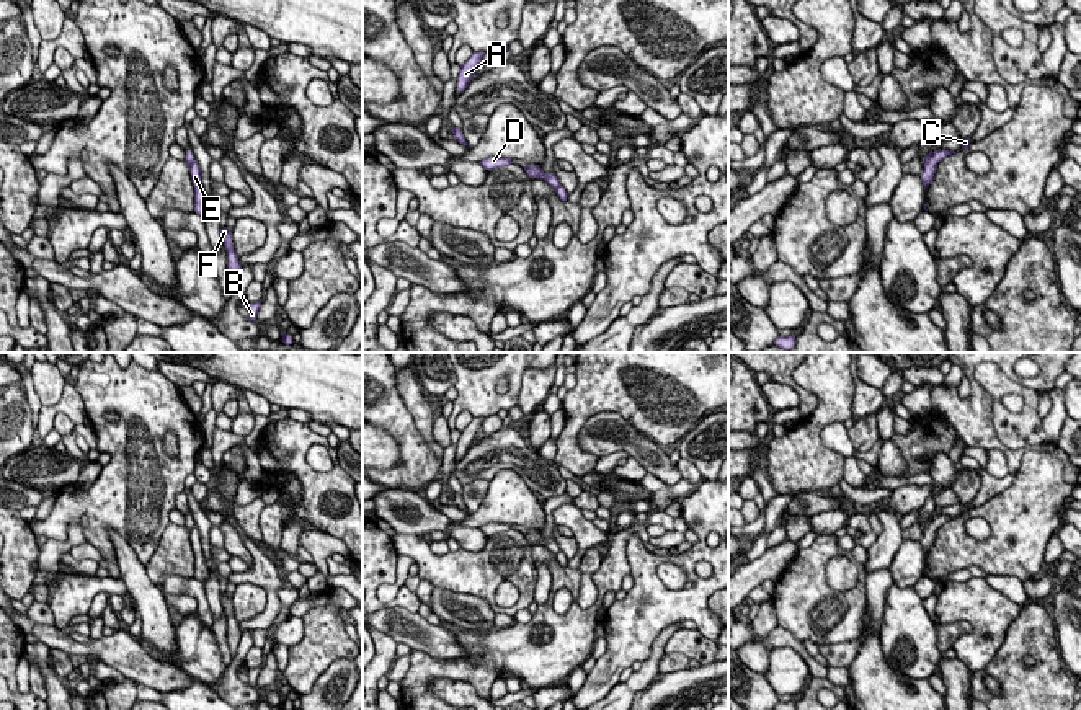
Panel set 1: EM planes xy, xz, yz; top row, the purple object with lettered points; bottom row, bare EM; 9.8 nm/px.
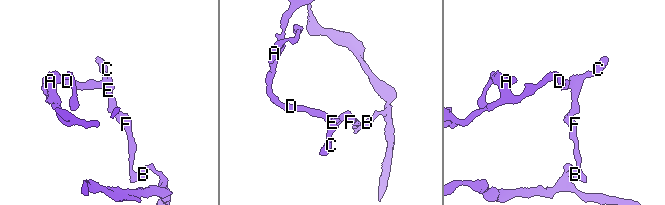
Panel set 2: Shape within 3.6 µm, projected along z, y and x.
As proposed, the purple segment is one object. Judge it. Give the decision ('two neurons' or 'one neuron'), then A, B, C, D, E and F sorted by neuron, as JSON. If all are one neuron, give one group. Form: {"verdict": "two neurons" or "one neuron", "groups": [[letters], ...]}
{"verdict": "two neurons", "groups": [["A", "D"], ["B", "C", "E", "F"]]}

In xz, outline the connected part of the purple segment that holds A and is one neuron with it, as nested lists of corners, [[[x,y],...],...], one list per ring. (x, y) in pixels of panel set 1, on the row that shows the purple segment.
[[[483,51],[474,52],[470,59],[460,65],[459,75],[457,75],[457,91],[464,91],[470,83],[470,80],[475,77],[474,75],[475,69],[482,62],[483,54],[485,54]]]

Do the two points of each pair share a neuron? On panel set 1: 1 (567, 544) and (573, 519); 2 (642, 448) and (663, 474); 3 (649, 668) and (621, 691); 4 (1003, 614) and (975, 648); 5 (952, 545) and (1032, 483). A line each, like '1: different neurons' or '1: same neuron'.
1: different neurons
2: same neuron
3: same neuron
4: same neuron
5: same neuron

